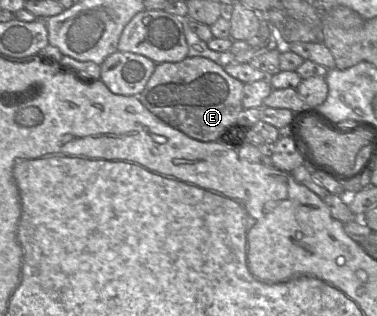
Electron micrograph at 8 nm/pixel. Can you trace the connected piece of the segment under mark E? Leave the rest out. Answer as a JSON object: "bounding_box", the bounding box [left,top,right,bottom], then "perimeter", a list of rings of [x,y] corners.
{"bounding_box":[137,56,244,141],"perimeter":[[[187,56],[185,59],[179,62],[162,62],[158,63],[155,66],[155,69],[150,76],[144,90],[137,96],[141,103],[158,118],[164,121],[169,126],[183,132],[187,136],[199,140],[199,141],[218,141],[226,137],[227,133],[234,133],[235,128],[239,125],[237,124],[237,118],[239,113],[242,111],[242,92],[243,92],[244,83],[240,80],[229,75],[220,64],[216,63],[205,57],[199,56]]]}

